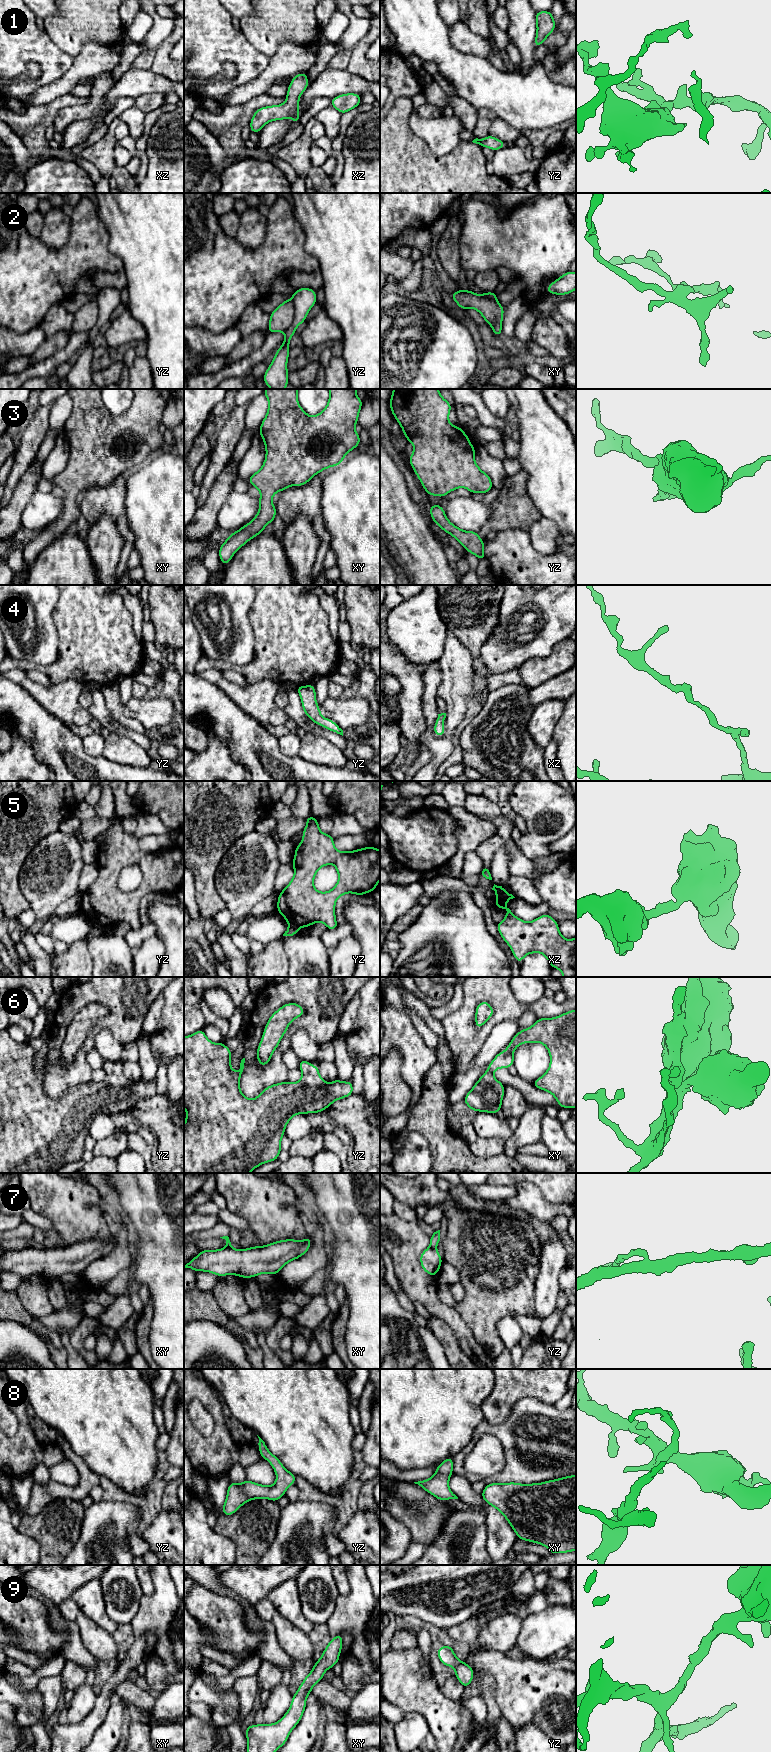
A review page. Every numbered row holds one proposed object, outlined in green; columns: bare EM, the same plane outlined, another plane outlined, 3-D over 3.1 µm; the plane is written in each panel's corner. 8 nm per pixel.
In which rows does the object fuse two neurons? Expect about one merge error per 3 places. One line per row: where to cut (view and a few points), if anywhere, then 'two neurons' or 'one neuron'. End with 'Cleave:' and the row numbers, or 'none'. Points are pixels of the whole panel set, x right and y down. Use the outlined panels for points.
1: cut none; one neuron
2: cut yz (292, 300), (294, 307), (293, 321), (284, 331); two neurons
3: cut none; one neuron
4: cut none; one neuron
5: cut yz (289, 923), (294, 923), (299, 927); two neurons
6: cut none; one neuron
7: cut yz (430, 1246), (435, 1248); two neurons
8: cut none; one neuron
9: cut none; one neuron
Cleave: 2, 5, 7

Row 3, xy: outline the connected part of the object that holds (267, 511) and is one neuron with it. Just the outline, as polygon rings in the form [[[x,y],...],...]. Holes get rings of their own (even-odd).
[[[328,389],[328,404],[316,416],[308,415],[299,405],[298,390],[264,390],[269,406],[258,433],[265,444],[266,456],[263,466],[248,479],[261,493],[259,511],[251,522],[232,532],[219,547],[219,558],[225,566],[242,546],[262,533],[270,522],[274,522],[277,512],[272,498],[275,493],[291,486],[303,486],[321,471],[338,466],[346,454],[361,443],[360,435],[354,429],[363,405],[356,395],[357,389]]]

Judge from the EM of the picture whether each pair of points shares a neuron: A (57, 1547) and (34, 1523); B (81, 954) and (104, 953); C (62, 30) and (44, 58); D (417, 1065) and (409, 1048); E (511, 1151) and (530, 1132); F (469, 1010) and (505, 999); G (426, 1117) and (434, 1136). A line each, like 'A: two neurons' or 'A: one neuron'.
A: one neuron
B: two neurons
C: two neurons
D: one neuron
E: one neuron
F: one neuron
G: one neuron

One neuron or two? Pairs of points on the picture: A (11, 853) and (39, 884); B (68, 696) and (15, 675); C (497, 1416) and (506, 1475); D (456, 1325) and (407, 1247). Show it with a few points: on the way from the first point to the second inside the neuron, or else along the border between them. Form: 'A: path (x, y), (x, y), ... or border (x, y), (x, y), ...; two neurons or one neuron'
A: border (35, 845), (23, 863), (19, 874), (19, 888); two neurons
B: path (55, 696), (44, 696), (28, 684); one neuron
C: border (513, 1406), (502, 1422), (489, 1423), (483, 1419); two neurons
D: path (437, 1306), (412, 1279), (407, 1266); one neuron

